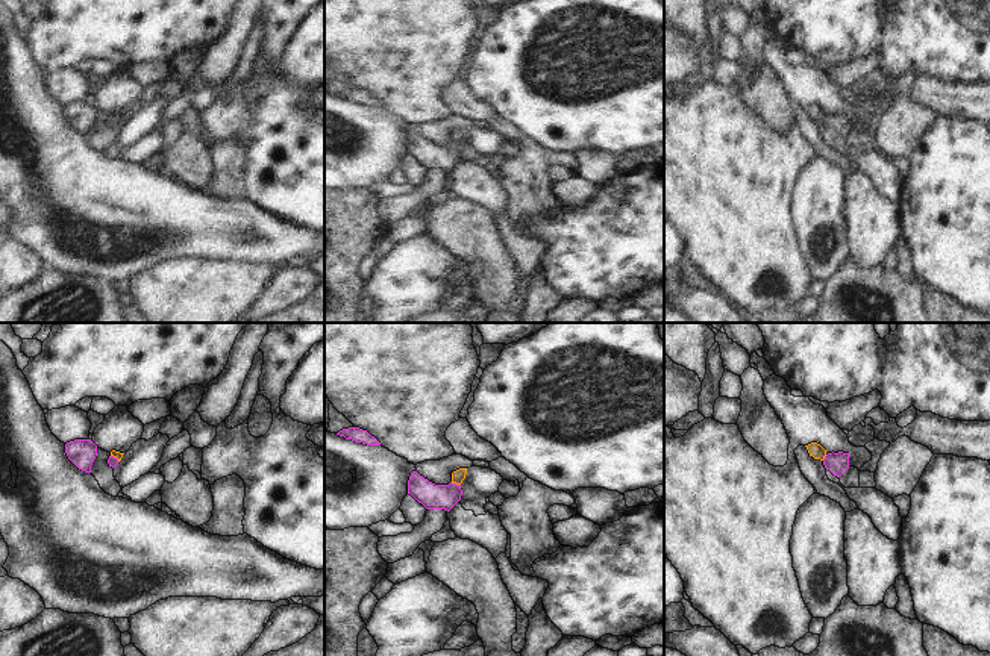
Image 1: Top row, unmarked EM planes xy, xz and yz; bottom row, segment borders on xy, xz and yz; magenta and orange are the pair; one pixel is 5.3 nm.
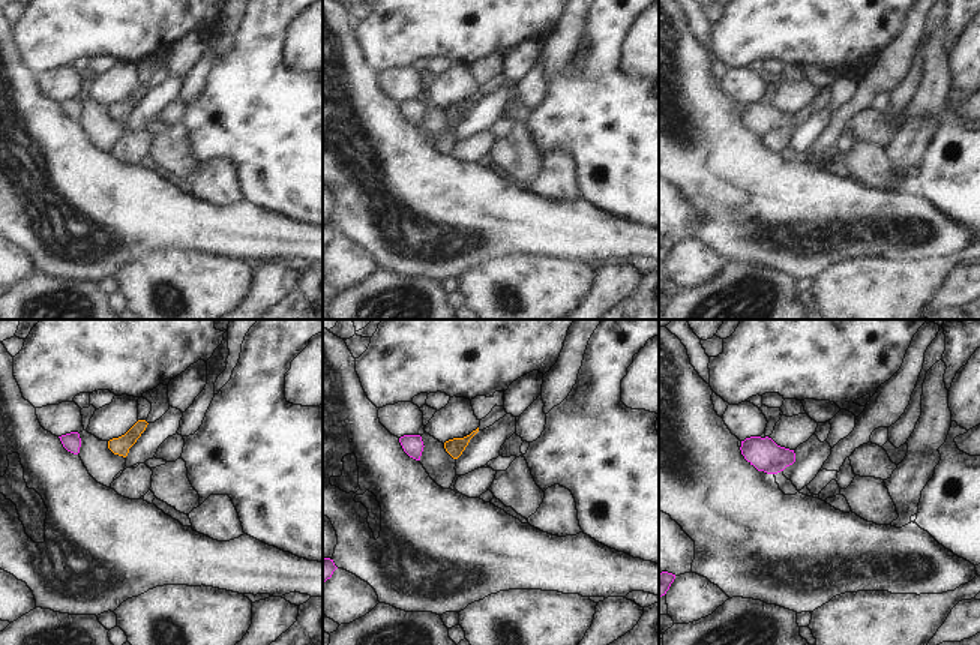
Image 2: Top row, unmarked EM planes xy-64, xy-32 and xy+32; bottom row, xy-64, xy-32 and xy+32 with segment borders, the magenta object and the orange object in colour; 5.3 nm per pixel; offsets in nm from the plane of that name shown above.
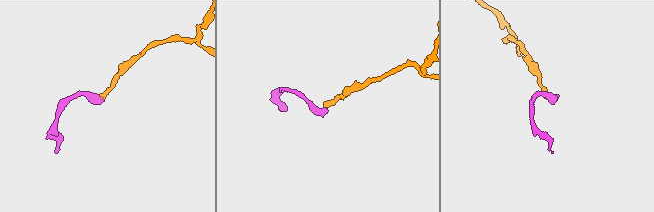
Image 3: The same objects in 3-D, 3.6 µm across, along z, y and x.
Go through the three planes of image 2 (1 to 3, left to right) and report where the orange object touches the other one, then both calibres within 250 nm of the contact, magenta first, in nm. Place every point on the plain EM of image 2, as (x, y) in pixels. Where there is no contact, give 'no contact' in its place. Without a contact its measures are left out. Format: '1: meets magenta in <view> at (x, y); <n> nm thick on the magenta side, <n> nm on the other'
1: no contact
2: no contact
3: no contact

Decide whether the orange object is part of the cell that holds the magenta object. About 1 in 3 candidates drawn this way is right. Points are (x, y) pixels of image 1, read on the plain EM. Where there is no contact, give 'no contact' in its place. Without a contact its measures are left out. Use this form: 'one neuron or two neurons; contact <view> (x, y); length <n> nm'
one neuron; contact xz (455, 144); length 60 nm

